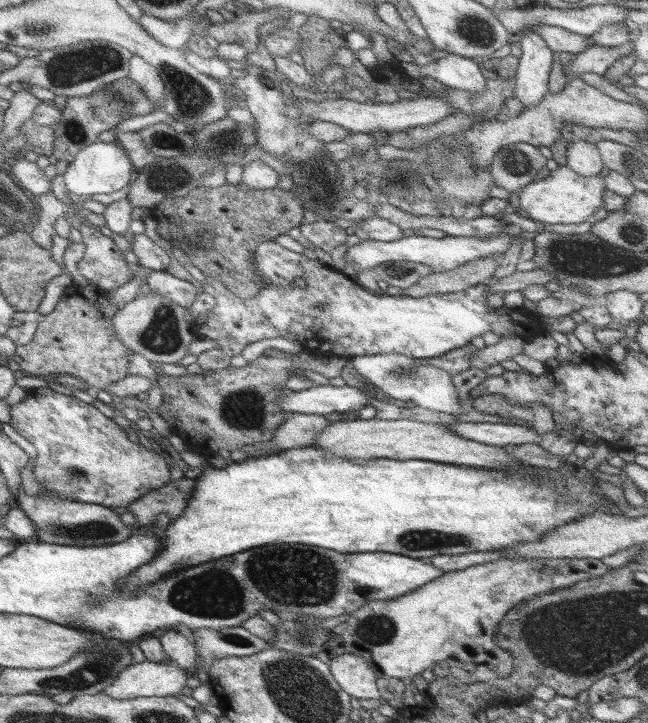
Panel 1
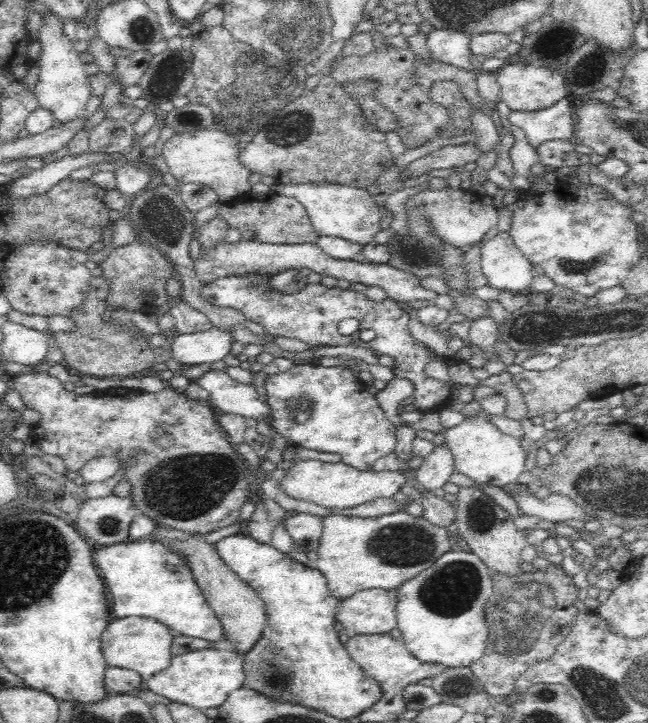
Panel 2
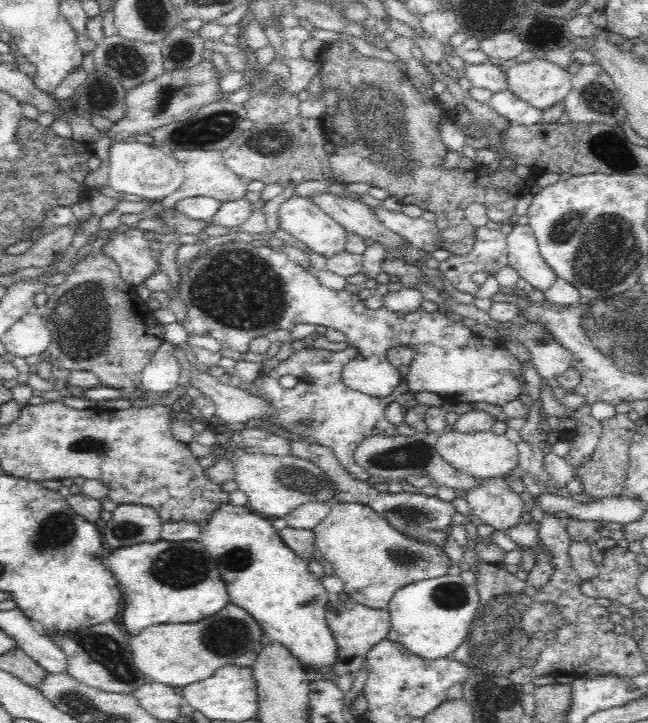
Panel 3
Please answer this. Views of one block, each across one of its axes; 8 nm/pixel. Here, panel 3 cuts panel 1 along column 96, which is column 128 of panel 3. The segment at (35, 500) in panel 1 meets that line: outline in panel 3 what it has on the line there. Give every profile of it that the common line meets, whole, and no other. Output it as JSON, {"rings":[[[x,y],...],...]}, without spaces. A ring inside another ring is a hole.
{"rings":[[[124,504],[113,511],[113,518],[101,523],[103,542],[112,550],[128,545],[160,541],[161,526],[156,511],[140,504]]]}

